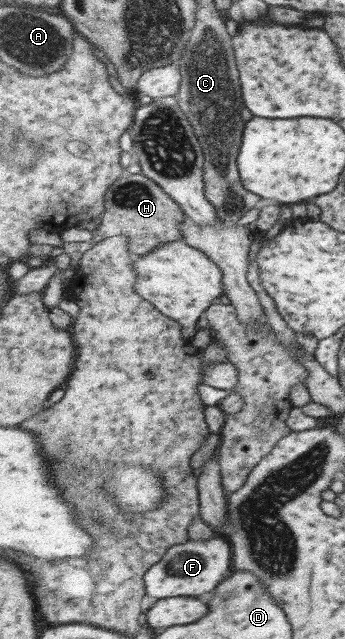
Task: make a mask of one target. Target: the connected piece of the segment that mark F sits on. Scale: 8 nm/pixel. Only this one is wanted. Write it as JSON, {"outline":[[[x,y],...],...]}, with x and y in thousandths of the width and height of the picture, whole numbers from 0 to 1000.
{"outline":[[[629,836],[612,845],[548,845],[501,854],[429,892],[417,901],[423,930],[452,936],[606,930],[672,895],[672,853],[658,840]]]}

